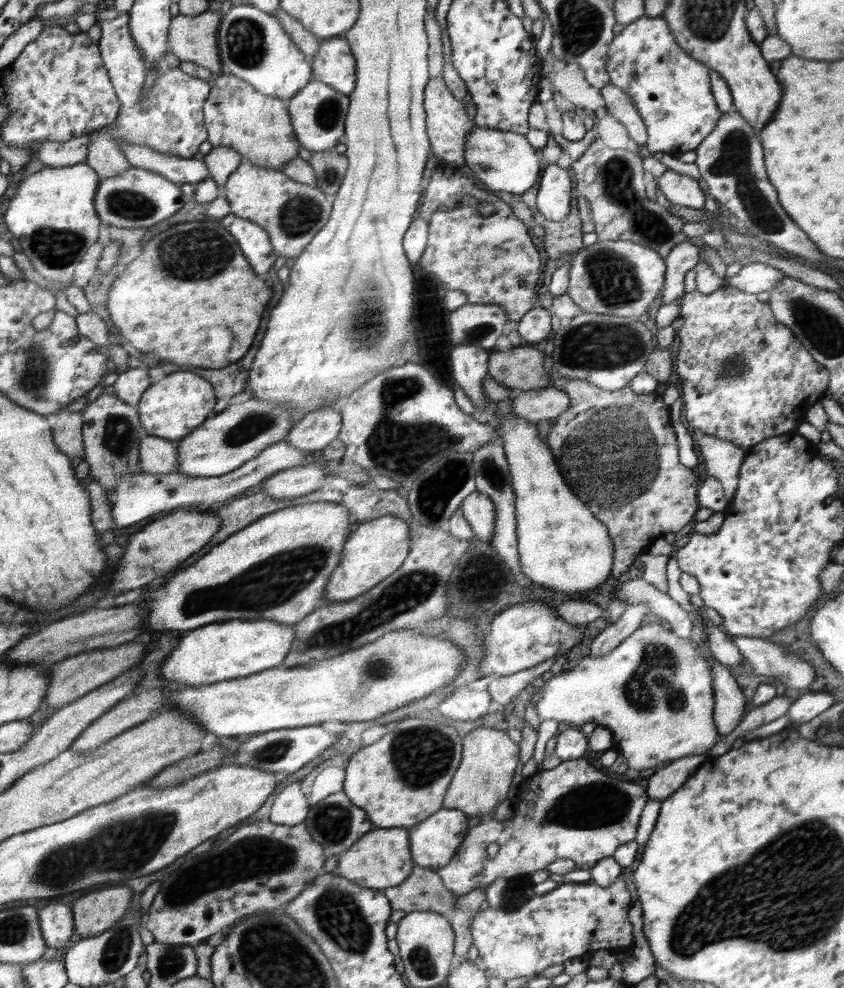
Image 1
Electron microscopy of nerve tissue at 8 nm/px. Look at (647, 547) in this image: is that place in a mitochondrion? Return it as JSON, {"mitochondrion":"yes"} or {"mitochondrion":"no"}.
{"mitochondrion":"no"}

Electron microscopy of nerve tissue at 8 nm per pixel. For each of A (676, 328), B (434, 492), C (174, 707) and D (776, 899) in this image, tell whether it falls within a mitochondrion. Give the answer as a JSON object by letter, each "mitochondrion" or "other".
{"A":"other","B":"mitochondrion","C":"other","D":"mitochondrion"}

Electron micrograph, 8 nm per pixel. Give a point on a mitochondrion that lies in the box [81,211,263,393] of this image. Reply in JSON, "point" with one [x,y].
{"point":[217,251]}

